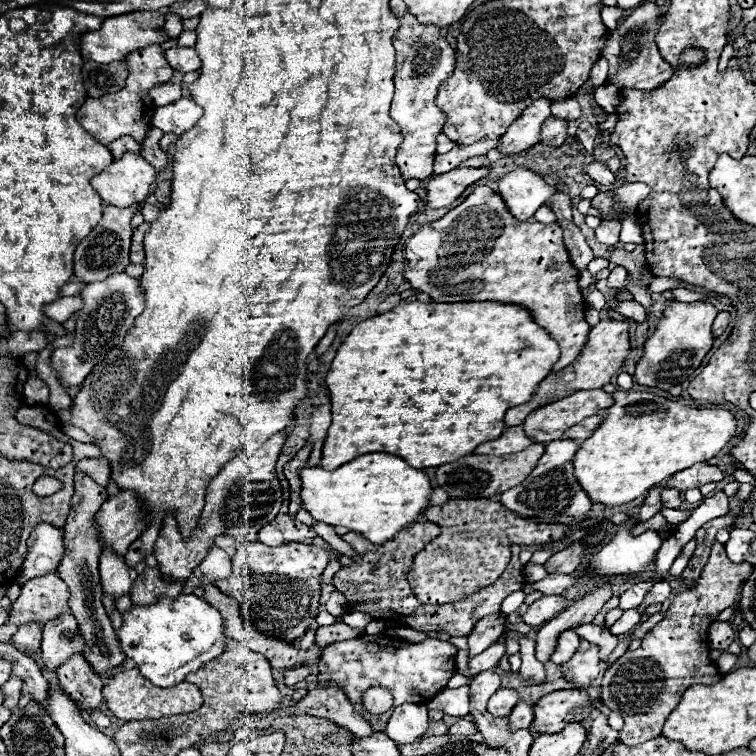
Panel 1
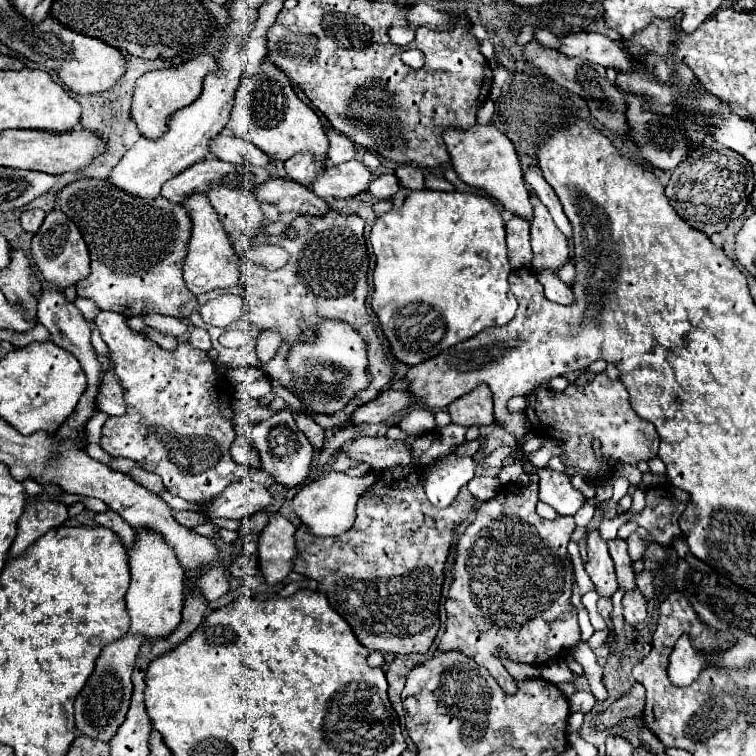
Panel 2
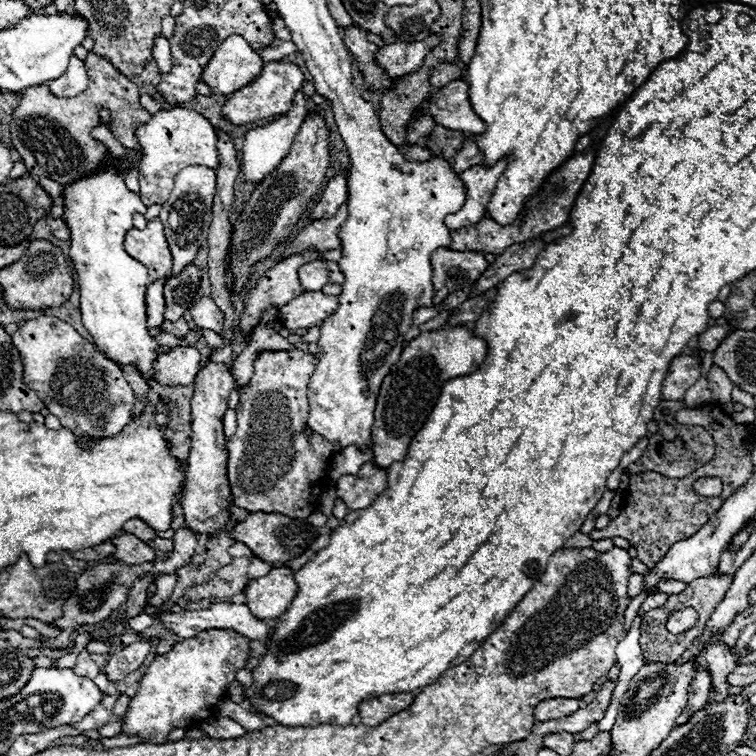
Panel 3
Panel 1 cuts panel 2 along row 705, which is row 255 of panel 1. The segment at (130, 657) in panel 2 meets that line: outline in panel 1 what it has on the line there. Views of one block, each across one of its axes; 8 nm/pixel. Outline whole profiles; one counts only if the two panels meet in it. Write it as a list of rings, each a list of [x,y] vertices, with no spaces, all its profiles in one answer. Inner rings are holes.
[[[138,204],[124,208],[124,210],[116,206],[104,208],[104,216],[100,224],[76,248],[76,254],[74,254],[74,276],[76,278],[82,278],[82,282],[88,284],[88,282],[98,282],[98,280],[108,278],[110,274],[118,274],[126,270],[126,266],[130,264],[130,238],[132,238],[130,220],[138,208],[140,208]]]

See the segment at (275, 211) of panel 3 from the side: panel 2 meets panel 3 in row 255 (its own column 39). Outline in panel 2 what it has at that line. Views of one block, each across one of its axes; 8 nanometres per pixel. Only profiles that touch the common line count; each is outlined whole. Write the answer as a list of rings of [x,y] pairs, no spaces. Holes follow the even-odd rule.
[[[52,210],[46,214],[44,224],[32,238],[32,256],[44,280],[56,290],[64,290],[68,286],[78,284],[90,272],[90,254],[82,240],[82,234],[76,228],[76,224],[60,210]]]

